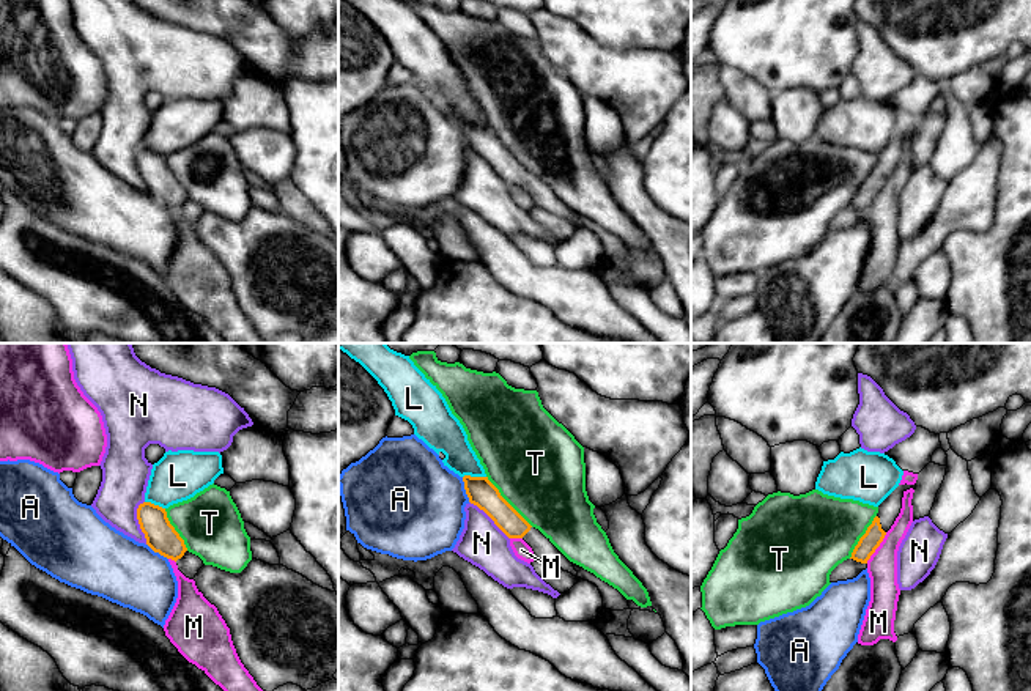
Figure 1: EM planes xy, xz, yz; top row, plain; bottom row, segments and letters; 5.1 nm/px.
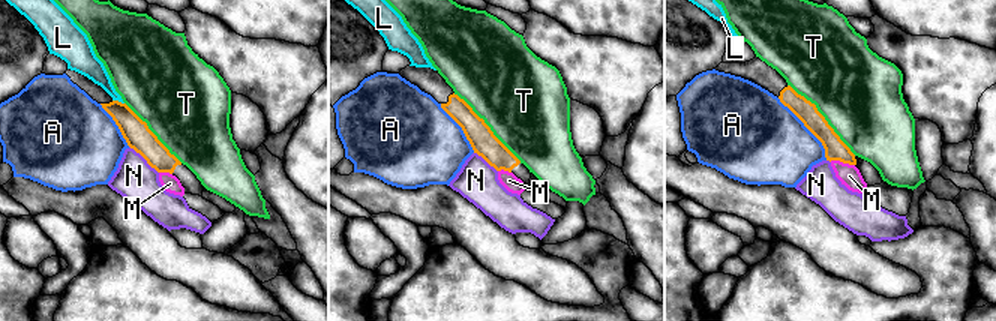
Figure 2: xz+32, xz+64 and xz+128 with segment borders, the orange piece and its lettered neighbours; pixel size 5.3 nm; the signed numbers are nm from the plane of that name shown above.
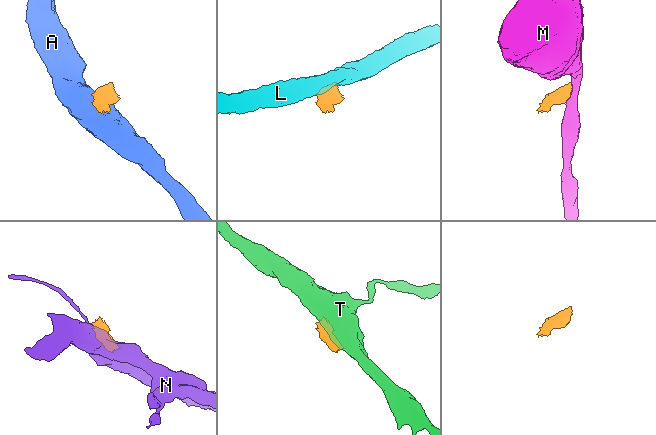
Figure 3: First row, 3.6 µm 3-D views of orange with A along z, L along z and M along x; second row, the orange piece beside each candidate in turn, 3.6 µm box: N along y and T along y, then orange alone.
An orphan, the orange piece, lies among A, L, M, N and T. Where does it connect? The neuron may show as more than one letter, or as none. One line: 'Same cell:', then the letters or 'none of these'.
Same cell: none of these

